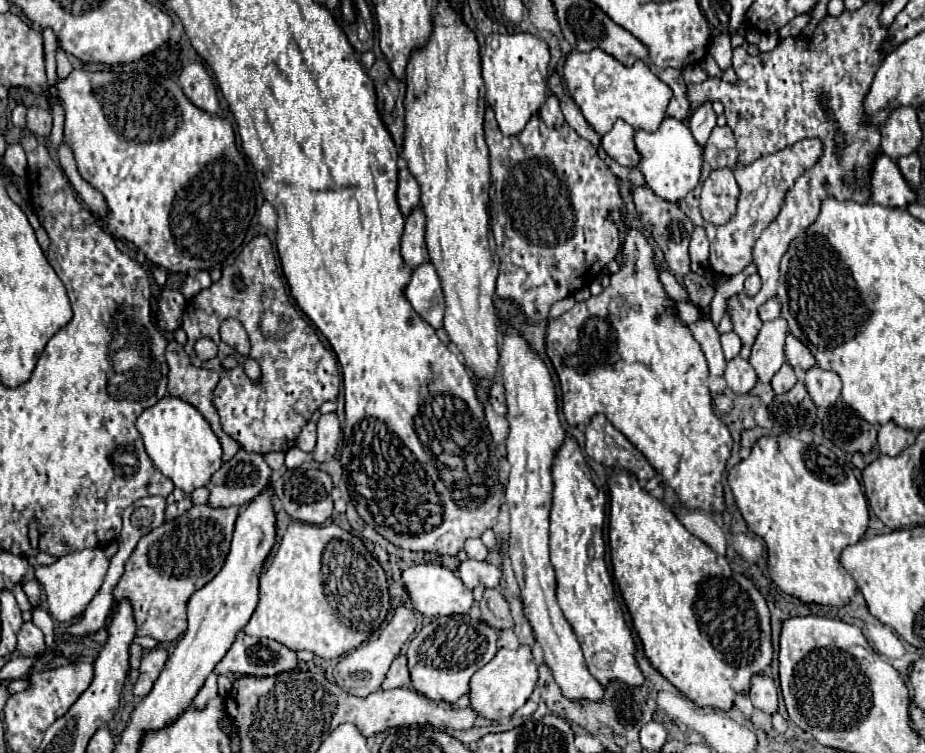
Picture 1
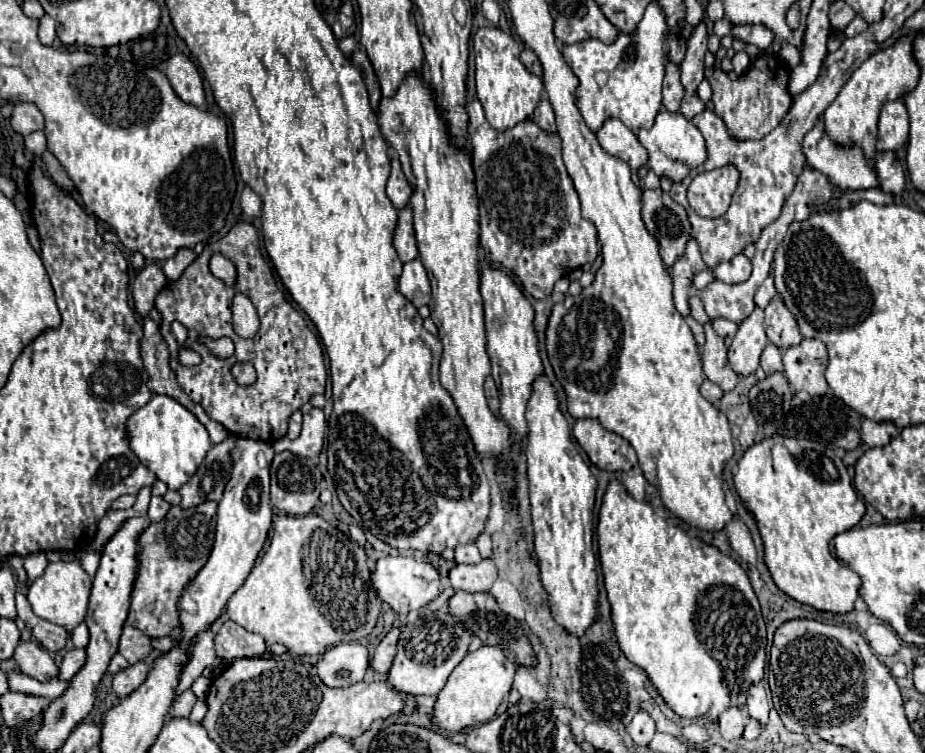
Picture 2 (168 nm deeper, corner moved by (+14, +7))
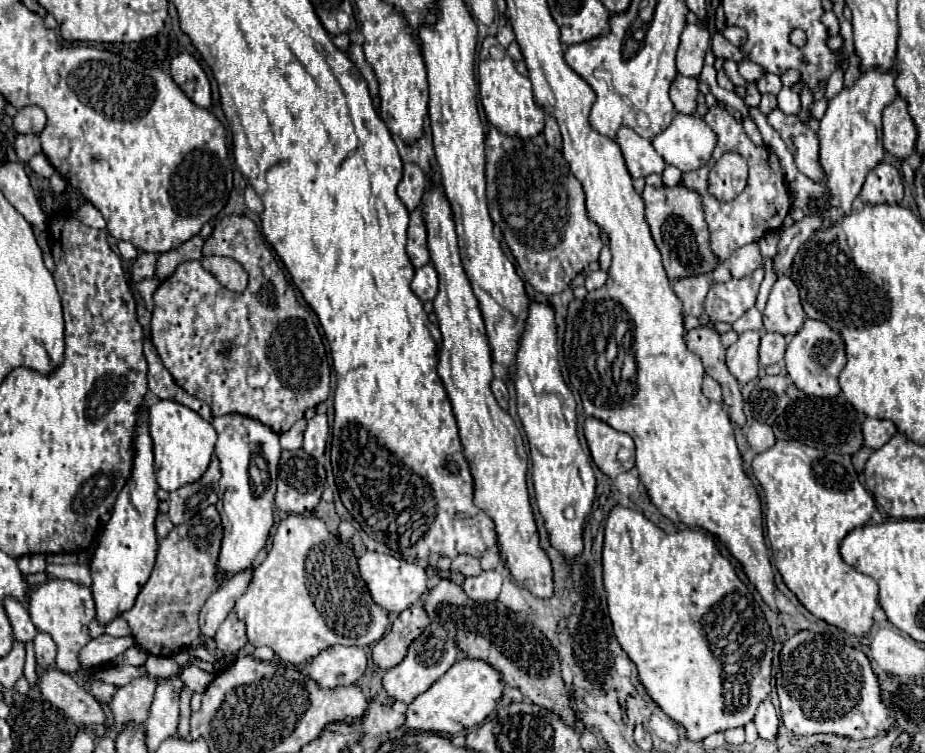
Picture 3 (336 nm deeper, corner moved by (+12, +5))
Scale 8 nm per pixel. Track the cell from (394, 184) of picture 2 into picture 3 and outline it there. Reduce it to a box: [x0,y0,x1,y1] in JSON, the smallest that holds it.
[397,162,427,212]

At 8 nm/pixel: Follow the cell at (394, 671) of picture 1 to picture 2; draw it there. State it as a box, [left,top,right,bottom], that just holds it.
[371,628,399,674]

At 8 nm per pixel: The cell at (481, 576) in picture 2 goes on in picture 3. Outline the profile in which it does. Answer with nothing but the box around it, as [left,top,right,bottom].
[463,570,503,602]

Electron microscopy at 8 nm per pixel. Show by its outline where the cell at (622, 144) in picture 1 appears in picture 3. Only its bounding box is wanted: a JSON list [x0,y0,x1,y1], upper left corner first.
[617,128,665,180]

